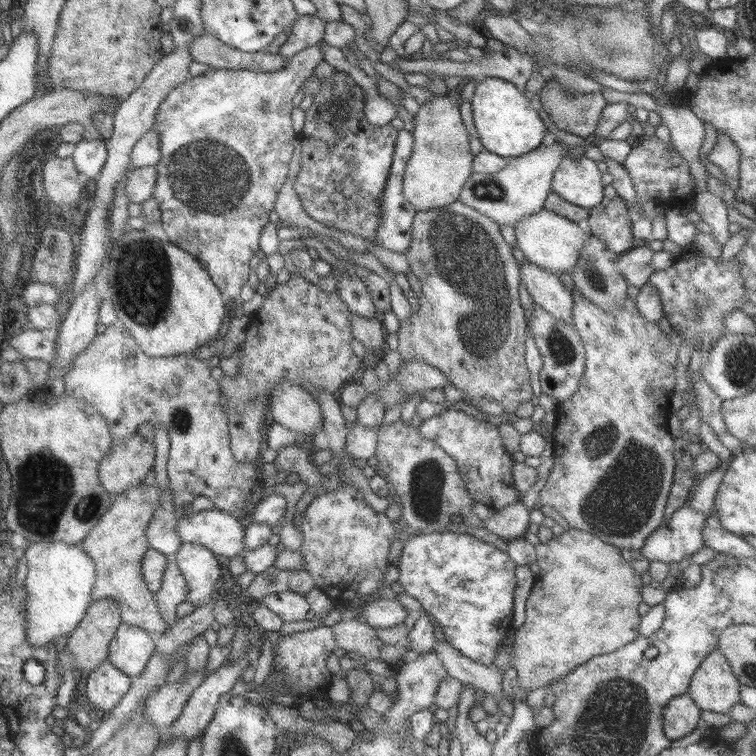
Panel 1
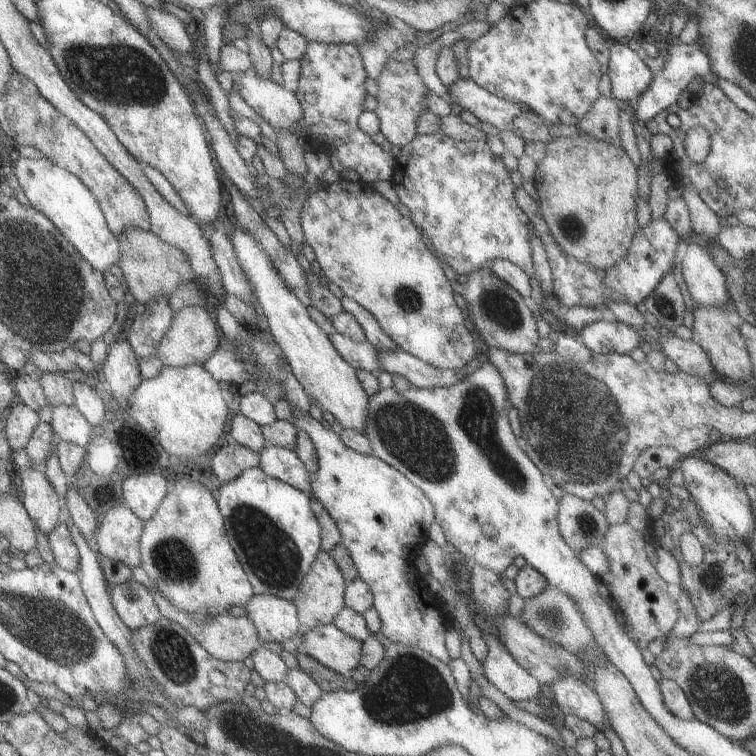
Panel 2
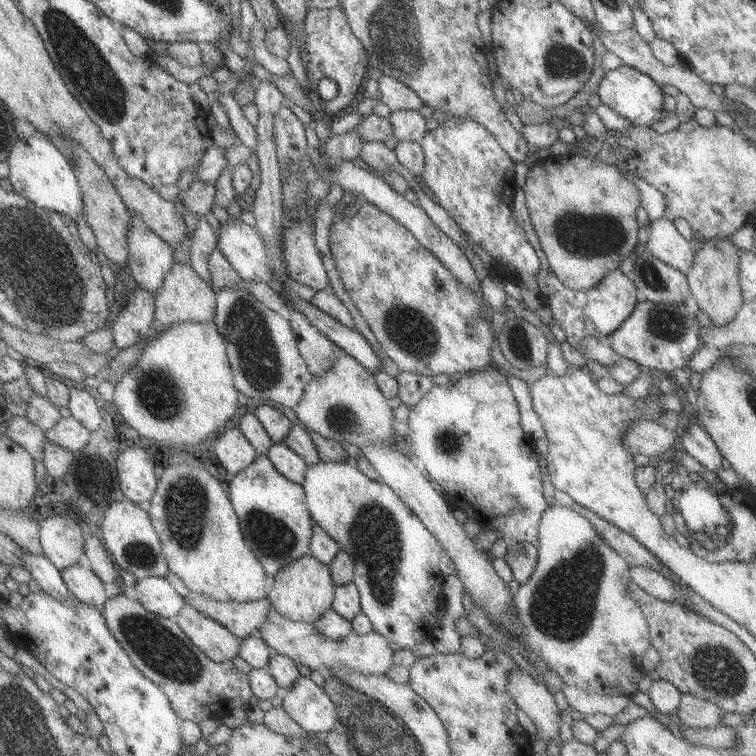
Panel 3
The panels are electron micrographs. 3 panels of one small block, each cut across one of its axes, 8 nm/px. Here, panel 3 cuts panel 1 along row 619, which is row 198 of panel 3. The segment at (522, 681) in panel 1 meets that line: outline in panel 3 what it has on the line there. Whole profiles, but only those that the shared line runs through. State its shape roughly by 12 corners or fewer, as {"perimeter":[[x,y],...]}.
{"perimeter":[[570,152],[527,169],[539,247],[587,290],[638,242],[640,196]]}

